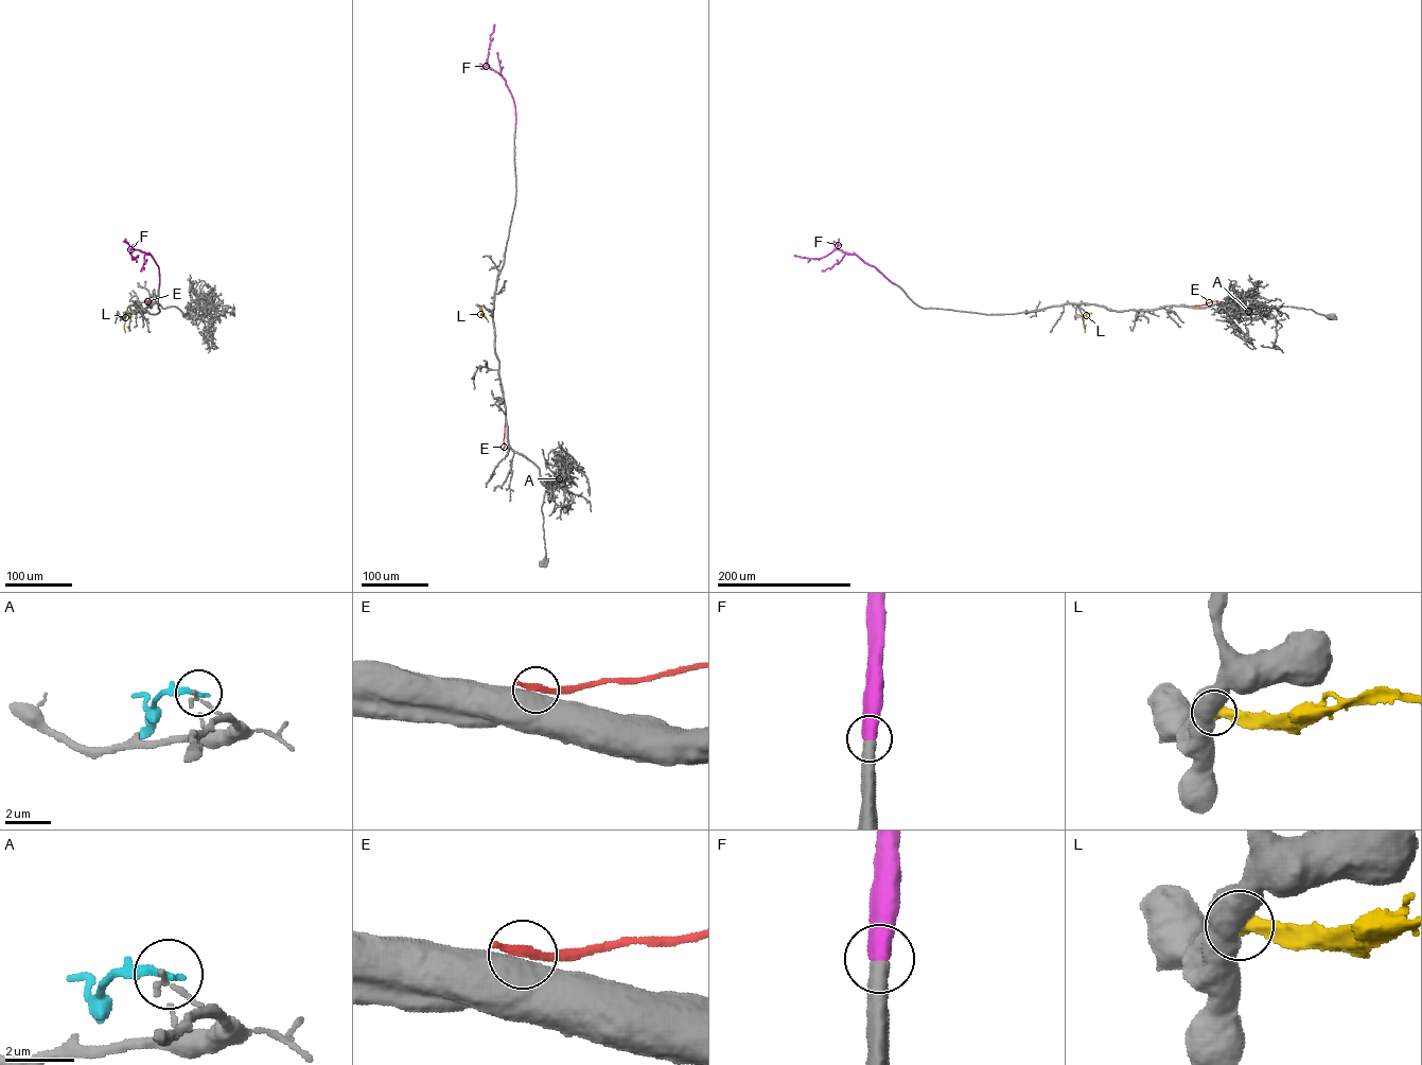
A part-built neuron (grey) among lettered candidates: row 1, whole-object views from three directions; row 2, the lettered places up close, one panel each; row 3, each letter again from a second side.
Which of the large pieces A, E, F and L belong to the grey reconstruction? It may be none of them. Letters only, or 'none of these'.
F

